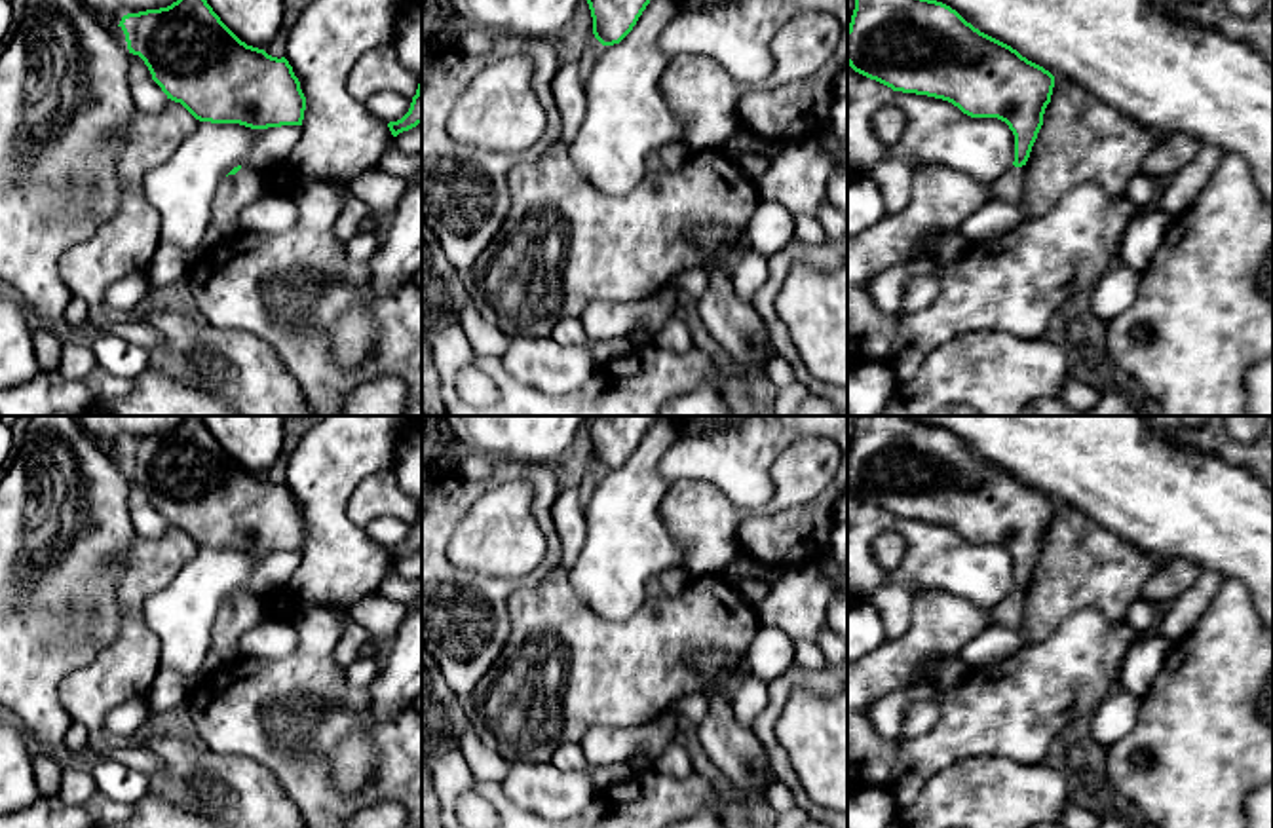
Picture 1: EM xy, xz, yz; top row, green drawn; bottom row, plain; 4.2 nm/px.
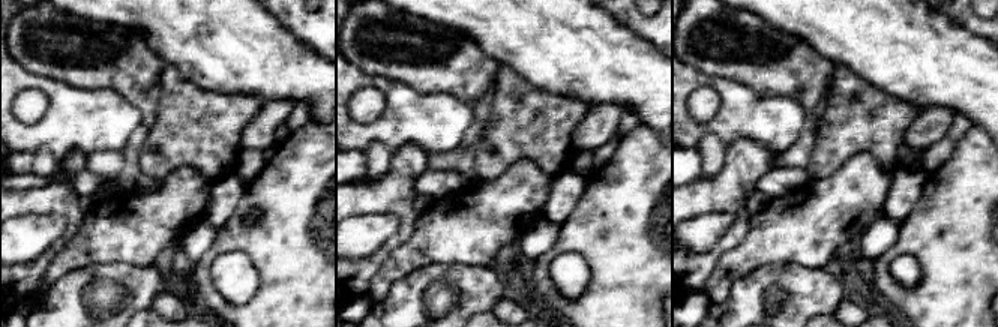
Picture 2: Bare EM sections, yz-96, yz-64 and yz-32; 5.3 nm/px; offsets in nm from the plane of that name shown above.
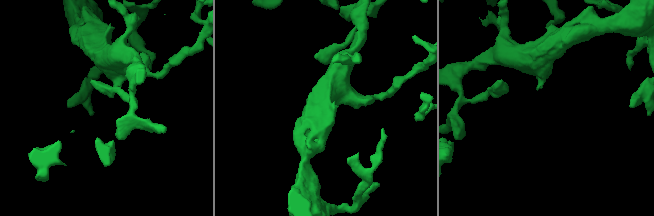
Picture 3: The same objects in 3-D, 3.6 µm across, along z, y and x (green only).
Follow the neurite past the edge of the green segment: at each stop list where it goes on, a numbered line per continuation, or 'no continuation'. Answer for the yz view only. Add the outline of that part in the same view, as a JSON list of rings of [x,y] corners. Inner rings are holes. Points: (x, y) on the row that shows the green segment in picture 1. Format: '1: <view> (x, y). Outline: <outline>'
1: yz (1009, 187). Outline: [[[1011,165],[992,186],[990,186],[990,199],[1007,201],[1007,203],[1020,203],[1022,190],[1026,179],[1026,165],[1015,167]]]

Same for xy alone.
1: xy (247, 185). Outline: [[[241,165],[236,175],[224,177],[211,201],[211,222],[196,256],[236,234],[239,213],[264,192],[266,175],[249,165]]]

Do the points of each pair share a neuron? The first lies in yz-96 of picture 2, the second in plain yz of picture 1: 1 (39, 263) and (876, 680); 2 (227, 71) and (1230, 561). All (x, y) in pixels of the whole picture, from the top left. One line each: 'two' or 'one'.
1: one
2: one

